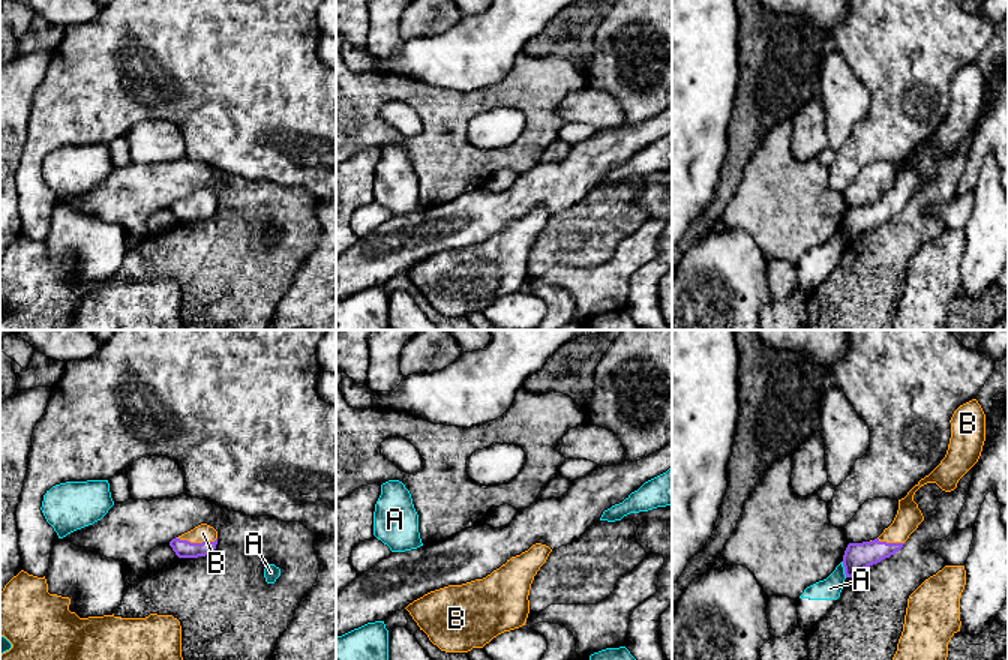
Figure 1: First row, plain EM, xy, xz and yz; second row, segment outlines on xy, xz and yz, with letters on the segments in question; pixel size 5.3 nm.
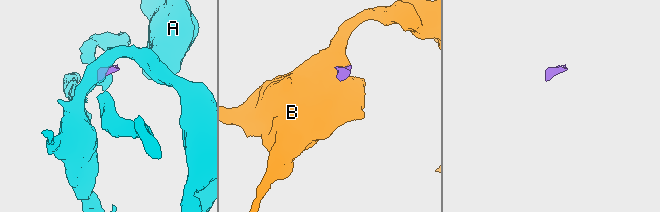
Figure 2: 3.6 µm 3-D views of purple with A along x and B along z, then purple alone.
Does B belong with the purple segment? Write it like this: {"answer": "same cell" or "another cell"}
{"answer": "same cell"}

